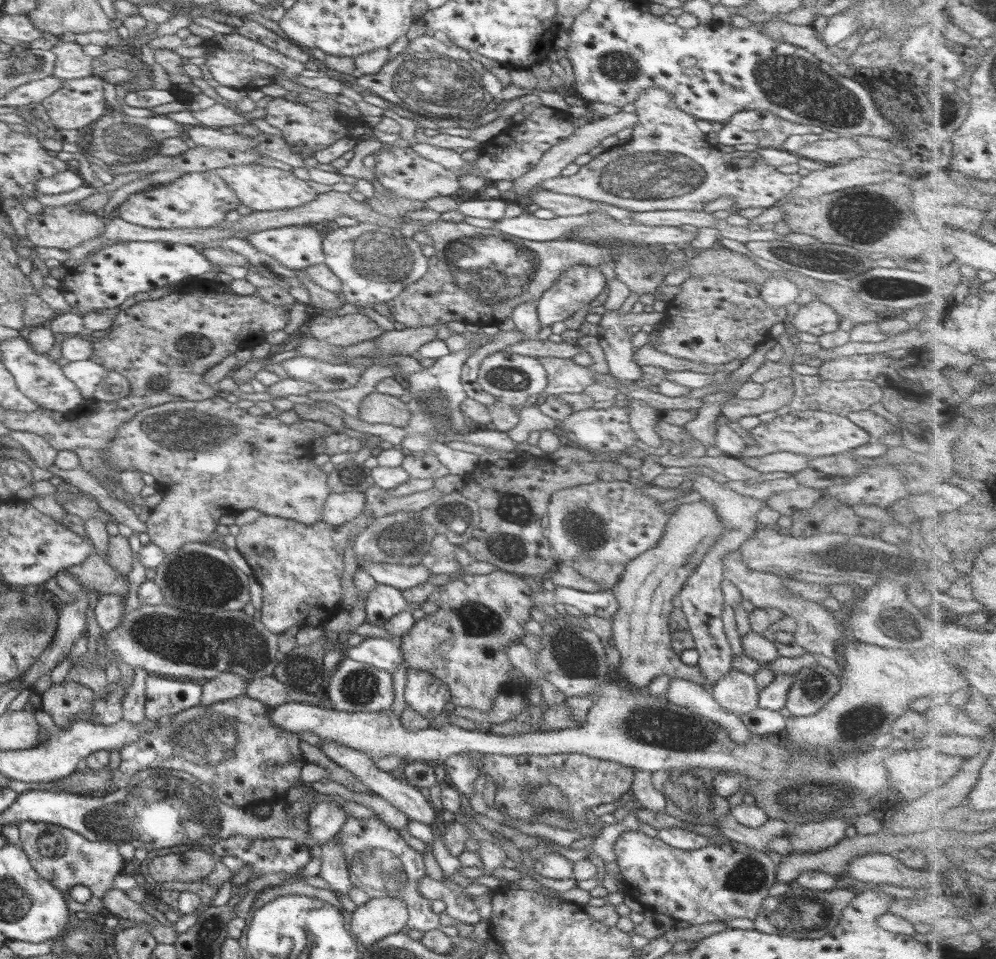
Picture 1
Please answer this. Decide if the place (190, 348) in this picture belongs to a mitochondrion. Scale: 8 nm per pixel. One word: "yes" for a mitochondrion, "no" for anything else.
yes

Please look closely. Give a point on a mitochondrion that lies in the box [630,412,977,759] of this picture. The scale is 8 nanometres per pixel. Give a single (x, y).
(902, 627)

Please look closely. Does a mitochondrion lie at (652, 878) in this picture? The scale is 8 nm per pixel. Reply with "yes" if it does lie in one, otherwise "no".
no

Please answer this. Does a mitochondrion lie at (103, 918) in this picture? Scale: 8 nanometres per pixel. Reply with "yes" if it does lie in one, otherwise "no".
no

